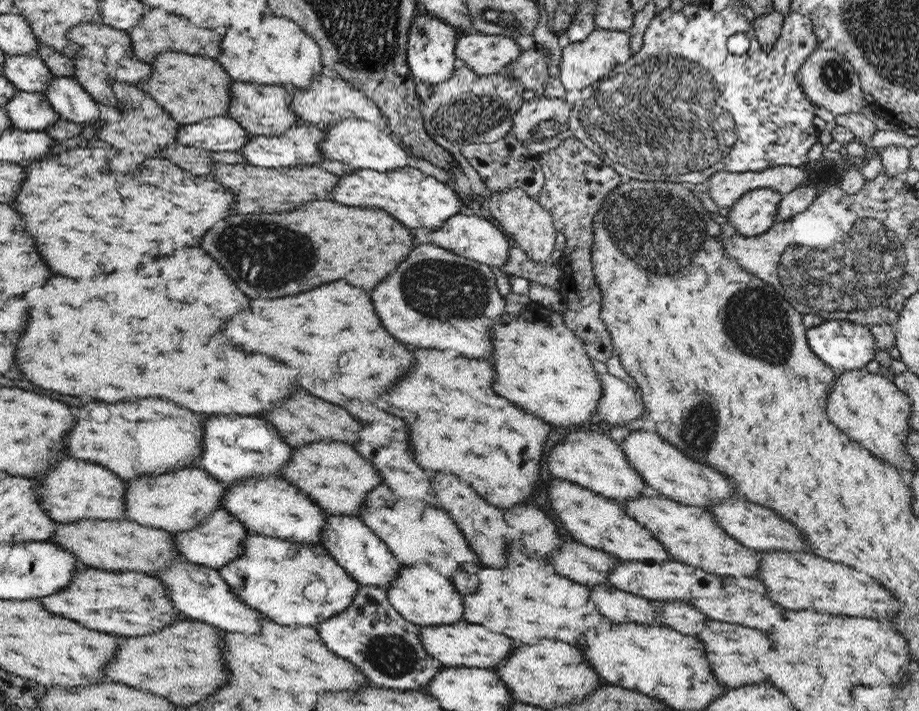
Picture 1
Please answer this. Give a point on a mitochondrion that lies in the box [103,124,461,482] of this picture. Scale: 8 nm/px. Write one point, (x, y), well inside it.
(252, 244)

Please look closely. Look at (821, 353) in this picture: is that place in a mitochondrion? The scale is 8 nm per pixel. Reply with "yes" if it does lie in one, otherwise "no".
no

